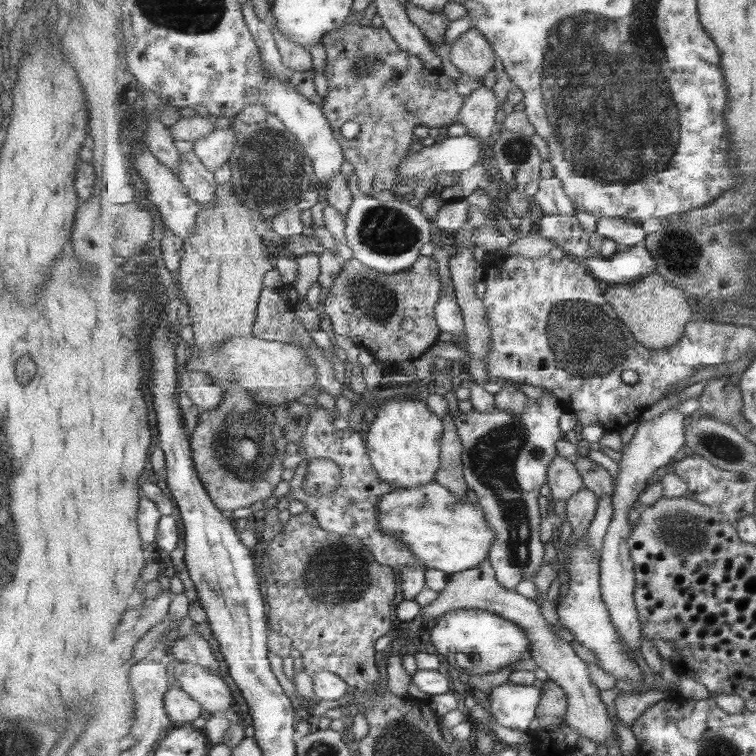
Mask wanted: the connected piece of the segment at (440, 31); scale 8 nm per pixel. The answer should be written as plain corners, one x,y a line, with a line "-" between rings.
406,2
406,9
410,19
426,34
432,44
444,47
445,34
451,24
451,20
443,11
425,10
422,6
414,5
413,2

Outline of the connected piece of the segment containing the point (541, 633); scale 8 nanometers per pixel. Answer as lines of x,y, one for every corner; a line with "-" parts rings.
489,557
475,568
453,573
441,596
435,602
422,607
421,619
417,625
424,628
429,622
436,623
439,618
443,618
443,614
451,610
487,610
521,627
527,633
531,645
531,659
547,673
549,680
566,691
569,702
567,722
573,727
571,730
589,738
600,749
608,746
605,742
613,734
613,726
607,708
599,697
601,690
591,679
590,665
577,656
575,648
569,642
557,636
555,628
545,620
541,605
535,599
519,594
516,589
509,590
498,581

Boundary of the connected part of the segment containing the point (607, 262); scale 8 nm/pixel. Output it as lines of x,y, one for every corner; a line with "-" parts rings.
646,244
619,250
609,258
598,256
581,258
591,275
603,283
631,283
657,273
657,263

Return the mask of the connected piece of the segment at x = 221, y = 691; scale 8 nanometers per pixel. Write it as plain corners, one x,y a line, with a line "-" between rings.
197,664
184,665
183,675
177,679
180,688
201,703
203,709
215,715
233,705
233,692
221,676

